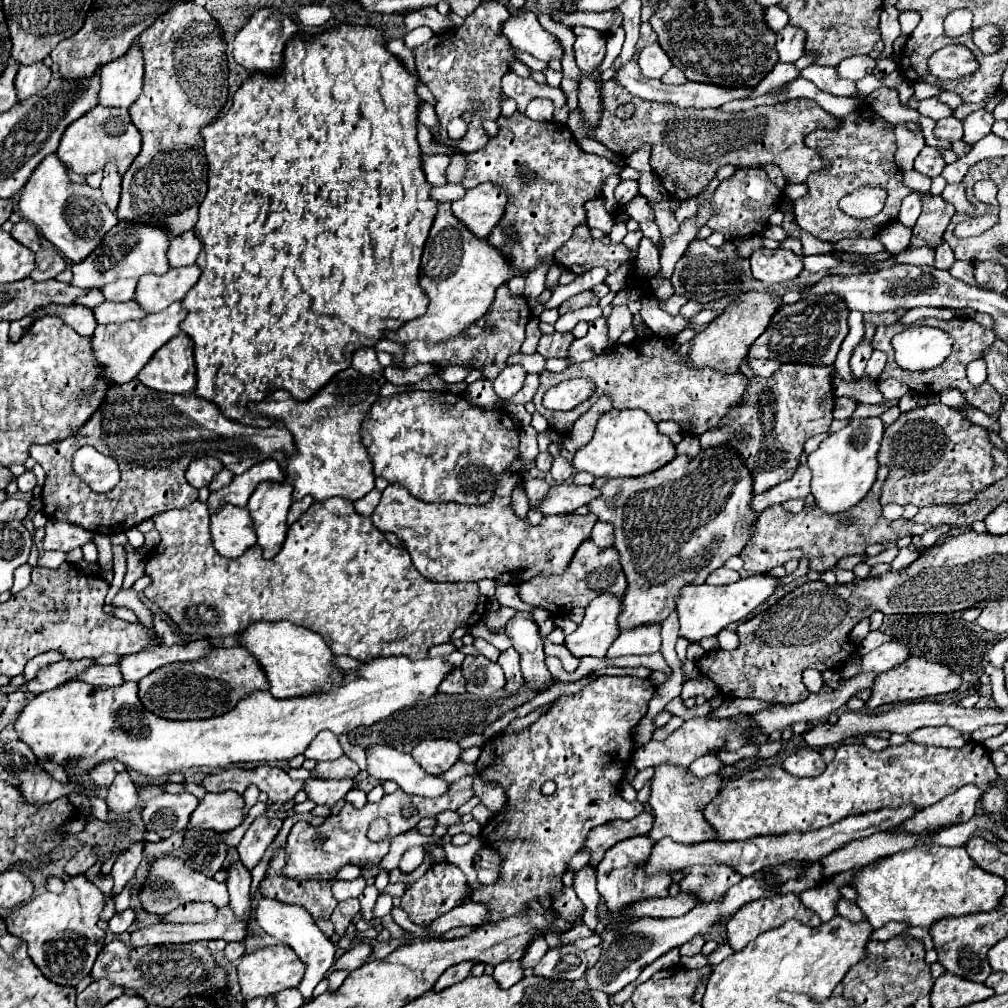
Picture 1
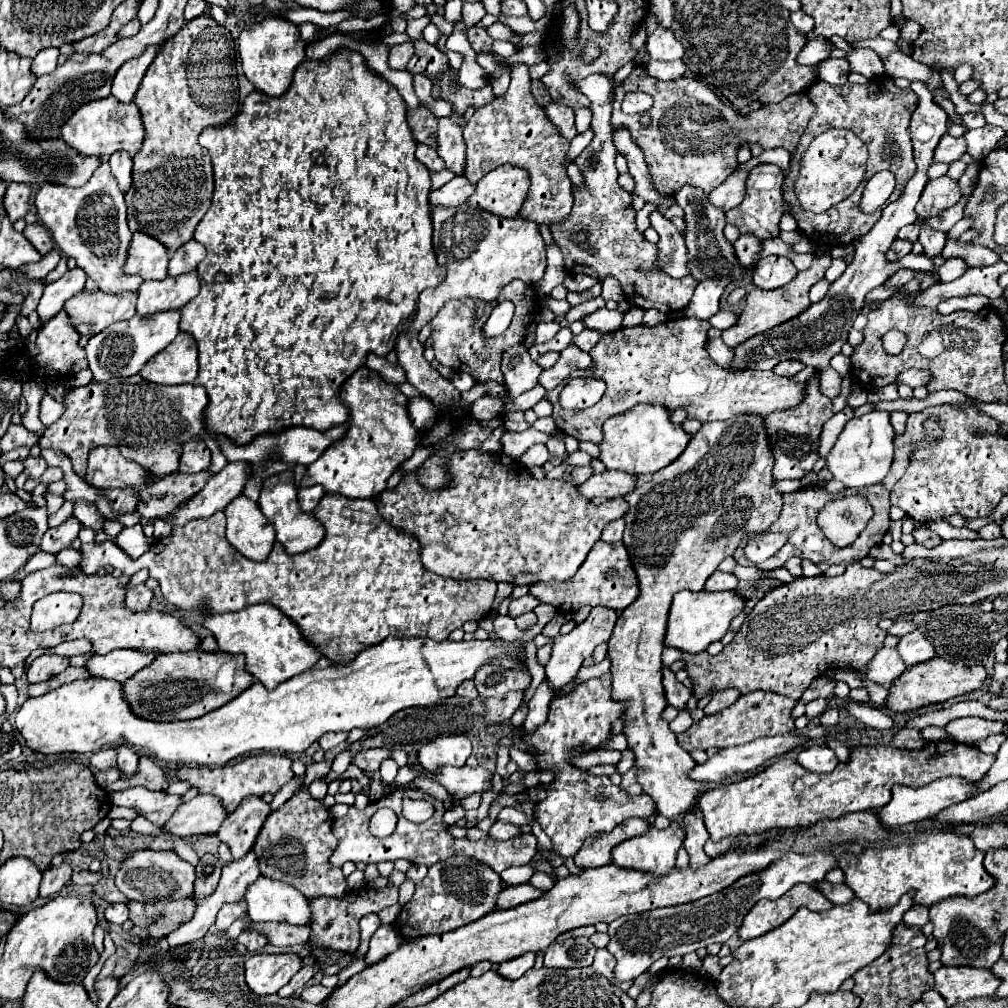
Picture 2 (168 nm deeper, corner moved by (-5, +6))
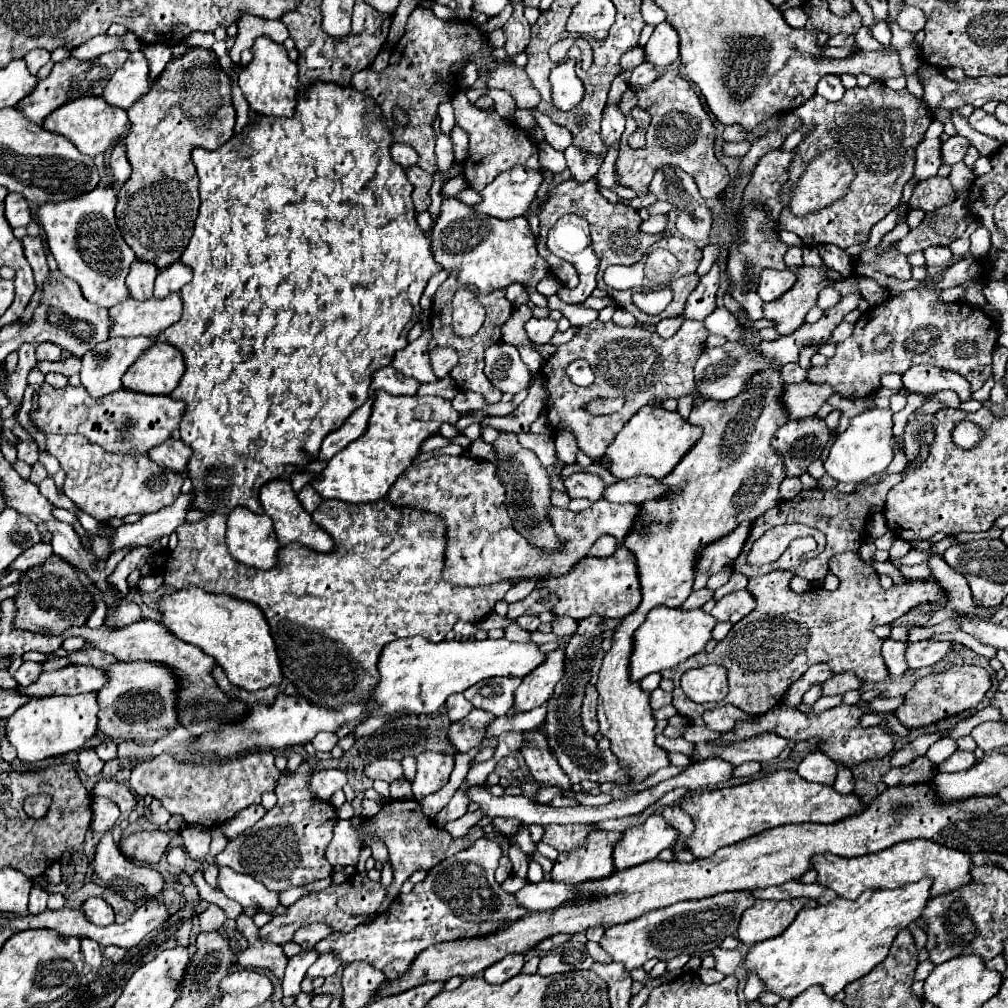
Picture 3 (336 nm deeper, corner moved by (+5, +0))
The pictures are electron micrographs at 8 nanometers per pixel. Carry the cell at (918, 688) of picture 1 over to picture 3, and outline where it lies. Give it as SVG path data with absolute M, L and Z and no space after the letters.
M953 666L951 670L939 672L939 674L929 674L921 678L911 692L905 696L905 704L899 706L895 716L905 728L923 728L929 724L935 724L943 718L957 716L965 710L977 708L977 704L985 698L985 694L991 688L991 676L985 668L979 666Z

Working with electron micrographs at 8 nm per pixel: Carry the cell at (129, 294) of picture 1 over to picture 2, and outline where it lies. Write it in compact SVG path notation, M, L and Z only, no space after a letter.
M101 162L91 180L81 188L53 184L41 186L35 194L33 206L39 222L43 222L45 228L51 232L61 252L69 258L75 258L77 266L81 266L89 274L89 278L97 282L99 290L109 294L125 290L135 292L141 286L141 276L125 274L121 270L125 262L125 252L129 248L131 230L125 218L123 192L119 190L107 162Z

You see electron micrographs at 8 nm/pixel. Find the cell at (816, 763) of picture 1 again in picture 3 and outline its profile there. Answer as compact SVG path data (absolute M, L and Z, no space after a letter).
M811 752L803 758L797 772L807 782L819 782L825 786L833 786L837 778L837 764L821 752Z

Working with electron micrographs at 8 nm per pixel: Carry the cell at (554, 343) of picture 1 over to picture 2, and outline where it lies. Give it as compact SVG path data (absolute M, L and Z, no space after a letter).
M551 322L551 324L539 324L537 326L537 334L535 334L535 340L537 340L537 344L543 344L543 342L549 342L557 332L559 332L559 324L557 322Z

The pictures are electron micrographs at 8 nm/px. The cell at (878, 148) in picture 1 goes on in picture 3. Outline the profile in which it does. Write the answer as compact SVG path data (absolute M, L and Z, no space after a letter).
M873 82L867 88L855 86L847 90L839 102L827 102L823 96L815 94L811 100L801 104L795 114L803 120L803 124L817 124L817 130L797 146L797 154L789 168L789 180L799 180L809 160L823 152L823 148L833 148L847 156L855 168L855 180L849 184L843 198L819 212L795 216L789 206L785 206L779 216L779 228L799 234L807 246L819 246L825 242L849 248L867 242L873 224L899 206L903 186L913 176L915 144L919 144L923 132L931 124L929 108L909 94L907 88L893 92L883 82Z

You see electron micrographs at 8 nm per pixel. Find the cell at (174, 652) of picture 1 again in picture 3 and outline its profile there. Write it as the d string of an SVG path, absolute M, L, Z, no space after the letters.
M71 664L57 672L43 672L35 684L23 688L17 686L15 690L21 696L29 698L47 698L47 696L61 696L61 694L83 694L83 692L99 692L107 682L105 672L95 666L79 666Z

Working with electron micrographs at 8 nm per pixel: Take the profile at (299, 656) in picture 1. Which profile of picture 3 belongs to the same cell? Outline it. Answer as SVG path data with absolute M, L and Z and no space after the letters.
M189 586L161 596L157 606L163 616L163 626L179 640L193 644L205 654L213 656L233 686L255 692L273 684L281 684L283 674L275 642L263 612L255 604L233 598L229 594L211 594L197 586Z

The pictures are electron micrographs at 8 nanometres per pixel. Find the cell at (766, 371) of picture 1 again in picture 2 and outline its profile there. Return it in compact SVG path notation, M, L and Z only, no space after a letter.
M785 360L785 362L779 362L775 368L773 368L773 372L775 374L779 374L779 376L793 376L793 374L797 374L799 370L803 370L805 366L801 364L801 362L797 362L797 360Z

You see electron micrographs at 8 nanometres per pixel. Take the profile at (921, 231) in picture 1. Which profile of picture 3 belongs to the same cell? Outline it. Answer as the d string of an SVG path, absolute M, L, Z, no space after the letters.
M931 176L919 182L908 202L909 208L919 208L923 212L933 212L937 206L947 206L955 200L955 190L949 178Z

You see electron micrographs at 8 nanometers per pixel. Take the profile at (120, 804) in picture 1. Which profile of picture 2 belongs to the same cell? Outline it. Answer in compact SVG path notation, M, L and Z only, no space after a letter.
M117 746L117 750L119 750L119 758L117 758L119 770L125 772L125 776L131 776L137 770L139 756L129 746Z

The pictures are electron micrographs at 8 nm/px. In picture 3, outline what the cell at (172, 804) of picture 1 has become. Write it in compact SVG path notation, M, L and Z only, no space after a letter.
M99 780L93 786L93 794L113 800L119 806L121 812L131 812L131 810L137 808L137 800L135 800L133 792L125 784L117 782L117 780Z

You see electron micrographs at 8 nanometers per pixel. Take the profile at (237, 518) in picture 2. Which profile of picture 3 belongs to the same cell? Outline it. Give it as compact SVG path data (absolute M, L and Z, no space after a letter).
M245 508L229 512L227 546L237 562L259 570L271 570L279 562L281 544L267 514L253 514Z

